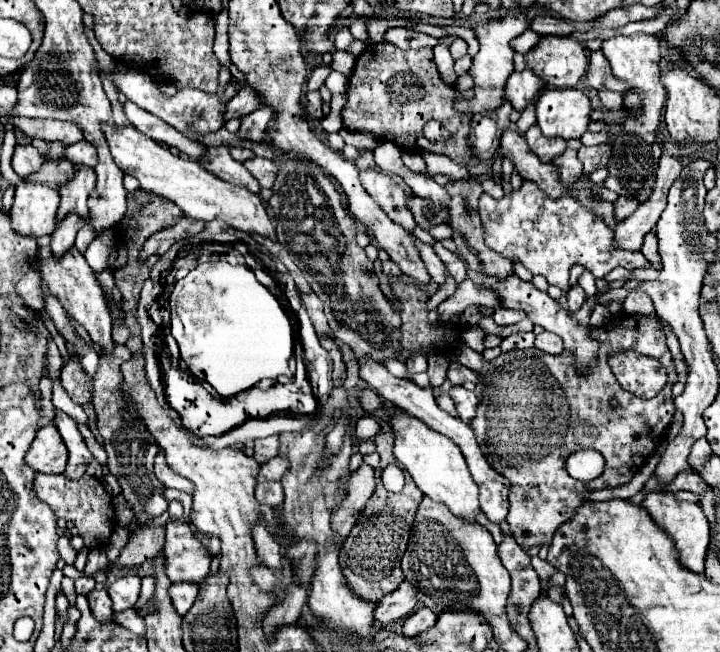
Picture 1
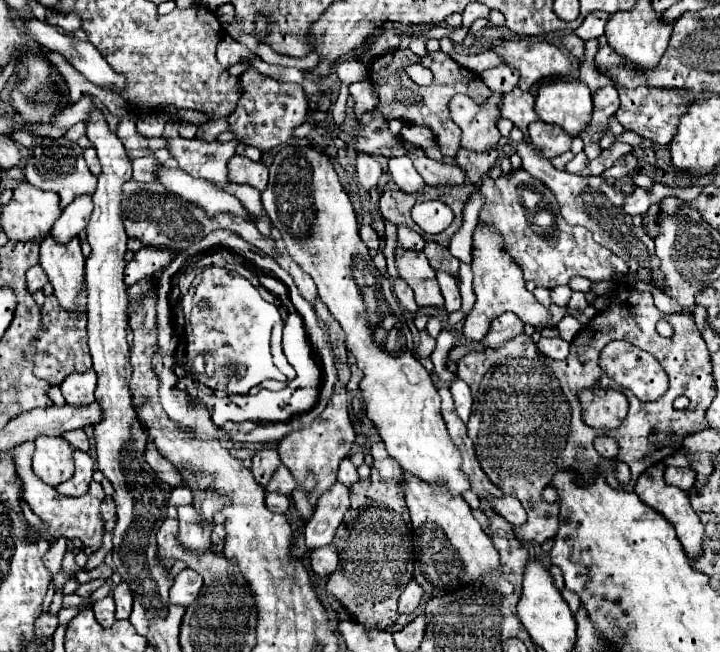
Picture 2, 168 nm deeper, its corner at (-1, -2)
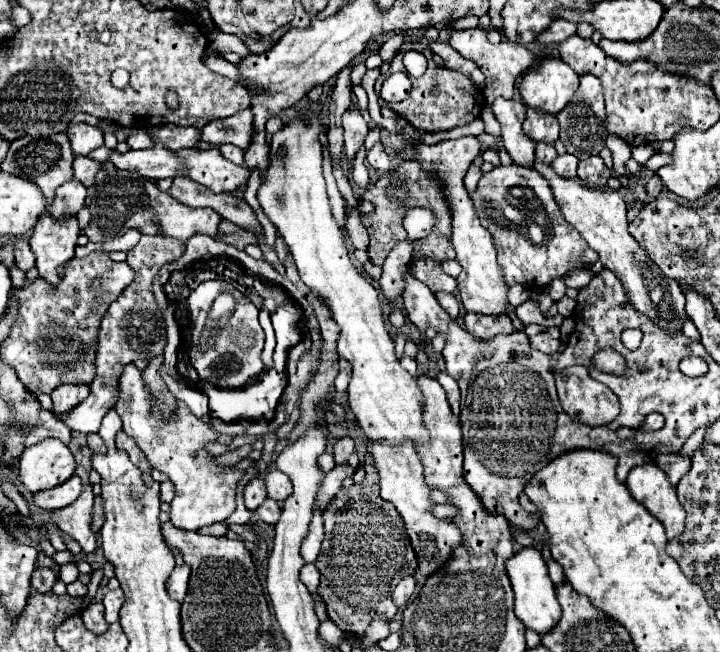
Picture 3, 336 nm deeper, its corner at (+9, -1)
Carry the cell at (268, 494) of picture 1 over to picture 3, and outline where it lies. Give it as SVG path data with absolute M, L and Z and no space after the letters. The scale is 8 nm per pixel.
M267 498L267 500L257 508L257 516L259 516L259 520L263 520L265 524L277 524L277 520L279 520L279 516L281 516L281 508L279 508L279 504L277 504L275 500Z

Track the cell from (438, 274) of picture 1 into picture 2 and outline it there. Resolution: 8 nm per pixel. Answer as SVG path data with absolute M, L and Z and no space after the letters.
M437 271L437 281L439 281L439 287L441 287L443 299L445 299L445 309L449 313L461 309L462 299L459 297L459 287L457 287L455 277L451 277L445 271Z

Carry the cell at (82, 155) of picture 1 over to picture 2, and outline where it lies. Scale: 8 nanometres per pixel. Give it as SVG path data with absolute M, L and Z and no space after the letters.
M87 147L87 149L83 151L83 157L85 157L85 161L87 161L87 167L91 169L91 173L99 175L99 173L101 173L101 165L99 165L99 159L97 159L97 153L95 153L95 149L93 149L93 147Z

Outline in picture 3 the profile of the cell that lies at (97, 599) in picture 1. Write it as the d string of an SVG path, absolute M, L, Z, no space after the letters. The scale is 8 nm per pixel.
M93 602L93 604L89 604L87 608L85 608L85 612L81 614L81 618L83 618L83 622L85 622L85 626L87 626L87 630L89 632L93 632L93 634L103 634L105 630L107 630L107 622L105 622L105 618L103 618L103 604L99 604L99 602Z

